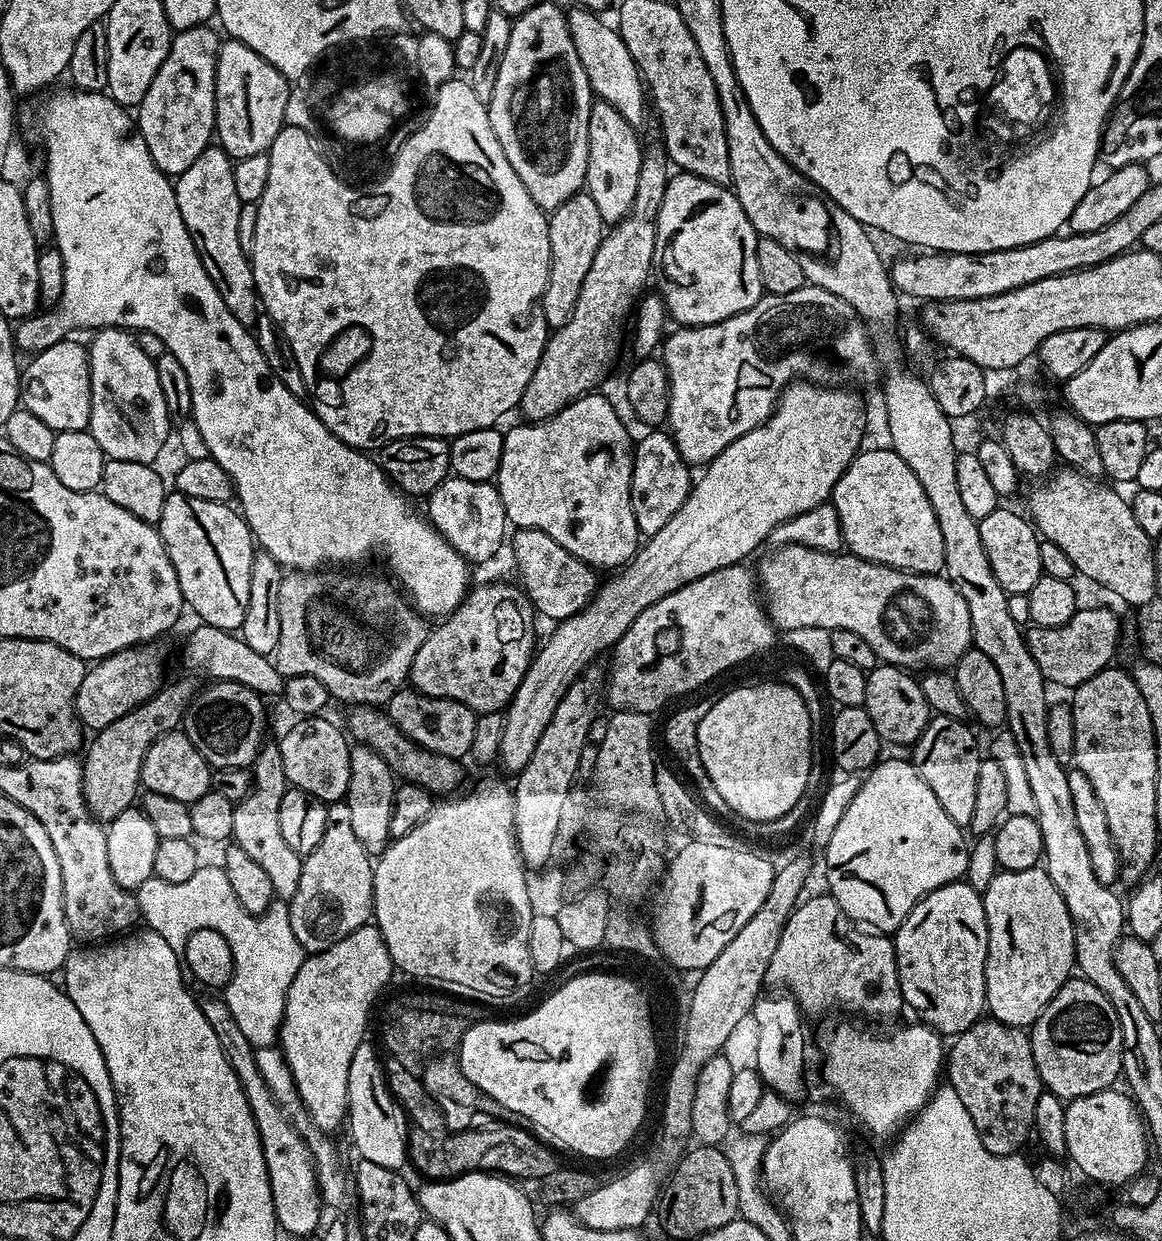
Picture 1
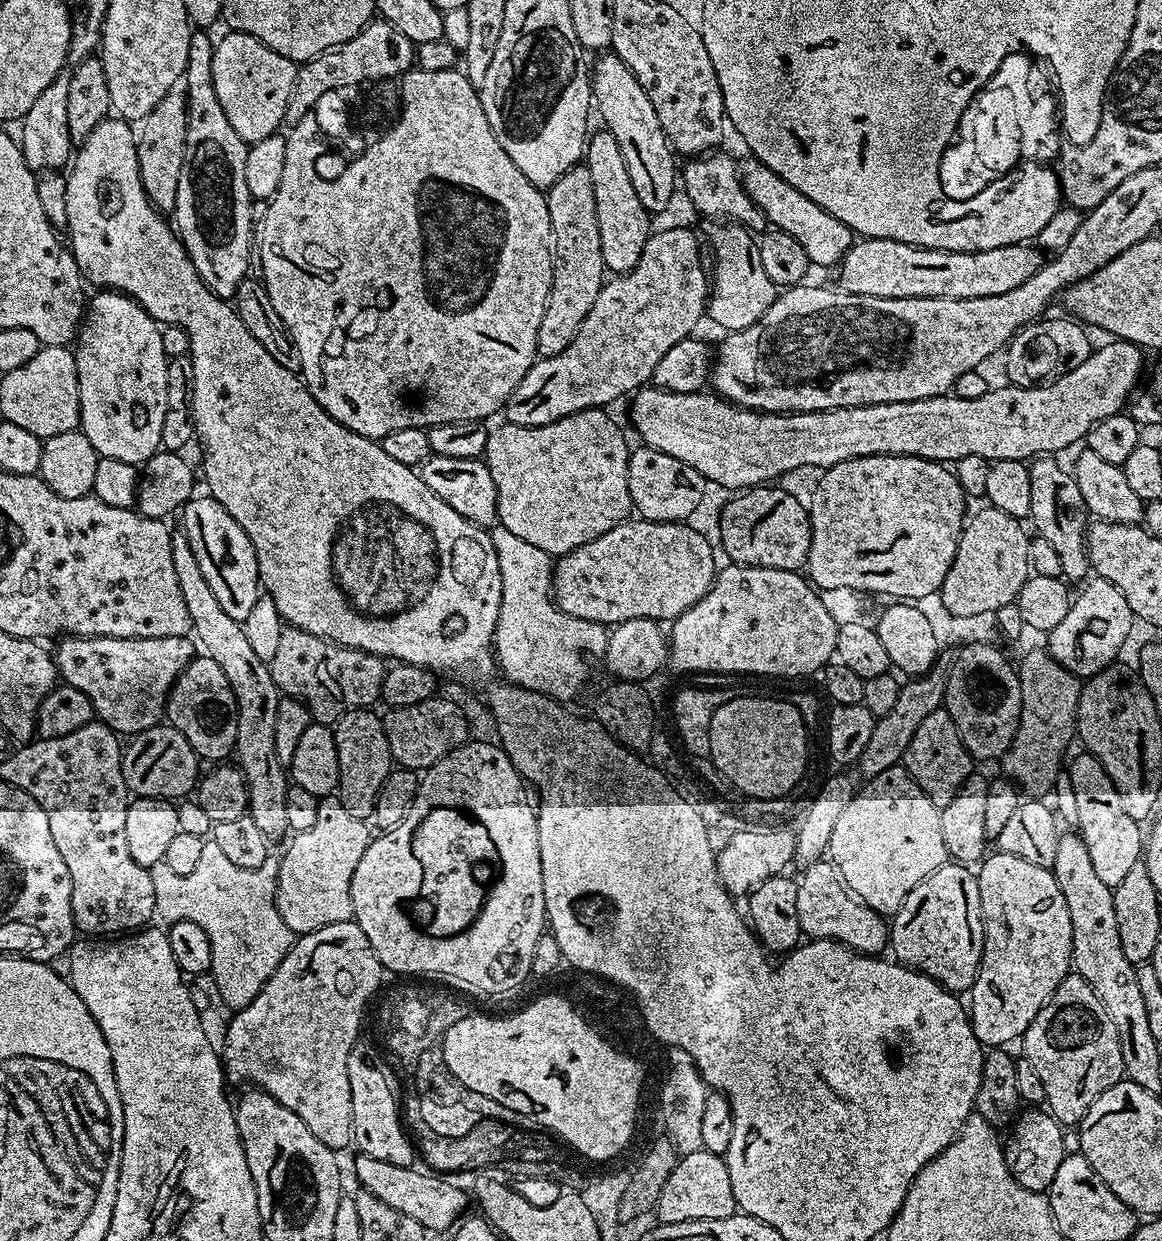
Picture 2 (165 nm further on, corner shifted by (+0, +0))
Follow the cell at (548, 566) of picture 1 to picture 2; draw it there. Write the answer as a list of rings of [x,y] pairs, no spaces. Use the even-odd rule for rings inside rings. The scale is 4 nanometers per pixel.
[[[623,520],[594,542],[586,542],[555,561],[552,599],[566,614],[605,626],[630,622],[630,618],[675,620],[707,594],[718,571],[711,542],[690,525]]]

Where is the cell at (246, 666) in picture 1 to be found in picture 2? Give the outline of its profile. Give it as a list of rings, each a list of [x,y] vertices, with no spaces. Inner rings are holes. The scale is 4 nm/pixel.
[[[69,636],[54,648],[59,679],[86,694],[95,719],[117,734],[135,734],[161,723],[172,684],[194,658],[194,644],[188,636],[174,638],[106,638],[105,636]]]

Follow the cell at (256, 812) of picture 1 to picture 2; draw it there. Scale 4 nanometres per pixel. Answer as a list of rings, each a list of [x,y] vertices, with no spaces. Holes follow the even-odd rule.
[[[183,530],[172,532],[172,557],[174,575],[178,577],[178,590],[182,594],[182,602],[186,602],[186,614],[190,614],[191,635],[199,647],[200,644],[204,647],[201,648],[203,655],[218,662],[218,670],[226,674],[226,682],[230,682],[230,690],[234,690],[238,710],[234,760],[244,773],[248,787],[247,815],[254,818],[262,834],[275,838],[289,831],[286,822],[286,794],[290,787],[290,776],[286,765],[278,762],[278,754],[274,754],[274,714],[278,714],[278,702],[282,693],[274,682],[271,667],[265,660],[258,658],[258,654],[254,654],[250,647],[243,623],[230,618],[230,614],[222,610],[218,598],[214,598],[214,590],[210,590],[210,582],[206,582],[206,574],[202,574],[202,566],[198,566],[198,558],[194,558],[194,550],[190,550],[190,542]]]

